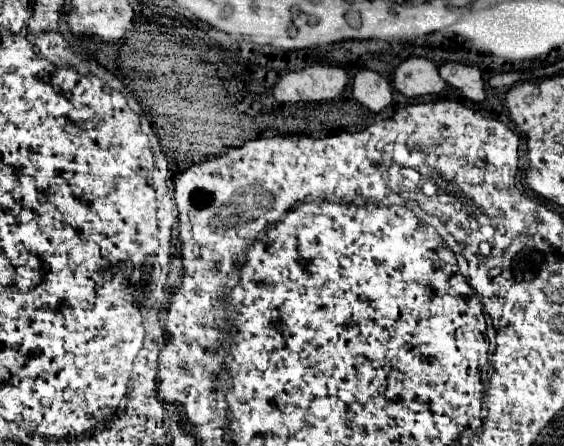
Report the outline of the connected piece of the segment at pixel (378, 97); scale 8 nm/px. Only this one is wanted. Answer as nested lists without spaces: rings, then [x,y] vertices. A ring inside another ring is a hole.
[[[361,70],[353,78],[353,98],[371,112],[381,112],[393,100],[393,88],[387,78],[377,72]]]

